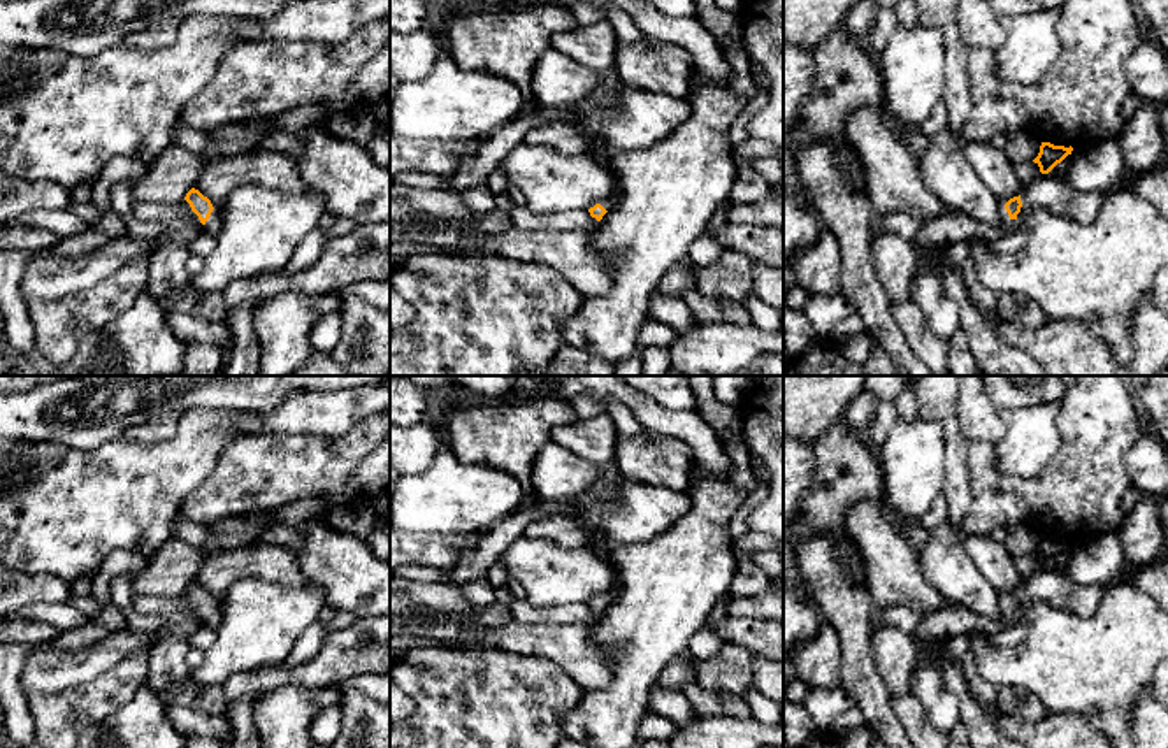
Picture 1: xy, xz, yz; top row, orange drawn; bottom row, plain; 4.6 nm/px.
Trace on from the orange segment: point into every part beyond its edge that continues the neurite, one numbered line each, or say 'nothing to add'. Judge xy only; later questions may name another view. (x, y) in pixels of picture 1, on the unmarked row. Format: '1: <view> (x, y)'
1: xy (211, 618)

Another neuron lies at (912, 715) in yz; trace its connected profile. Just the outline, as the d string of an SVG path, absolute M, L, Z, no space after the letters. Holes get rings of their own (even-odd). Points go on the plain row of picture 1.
M913 694L890 695L890 704L915 748L948 748L948 734L931 723Z

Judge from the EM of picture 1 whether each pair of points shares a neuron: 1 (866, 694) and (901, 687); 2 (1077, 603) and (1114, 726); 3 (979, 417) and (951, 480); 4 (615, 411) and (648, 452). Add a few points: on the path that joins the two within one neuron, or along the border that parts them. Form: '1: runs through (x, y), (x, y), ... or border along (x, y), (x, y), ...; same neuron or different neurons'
1: border along (872, 650), (875, 668), (891, 694); different neurons
2: border along (1103, 587), (1088, 615), (1042, 601); different neurons
3: border along (958, 401), (958, 422), (970, 443); different neurons
4: runs through (624, 422), (638, 441); same neuron

